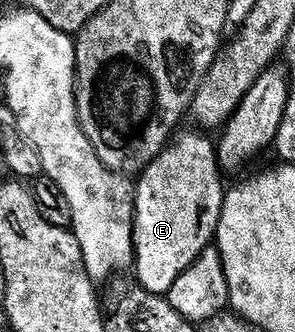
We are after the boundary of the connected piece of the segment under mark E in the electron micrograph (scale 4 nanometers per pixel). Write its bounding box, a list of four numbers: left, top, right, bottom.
[132,131,226,294]

